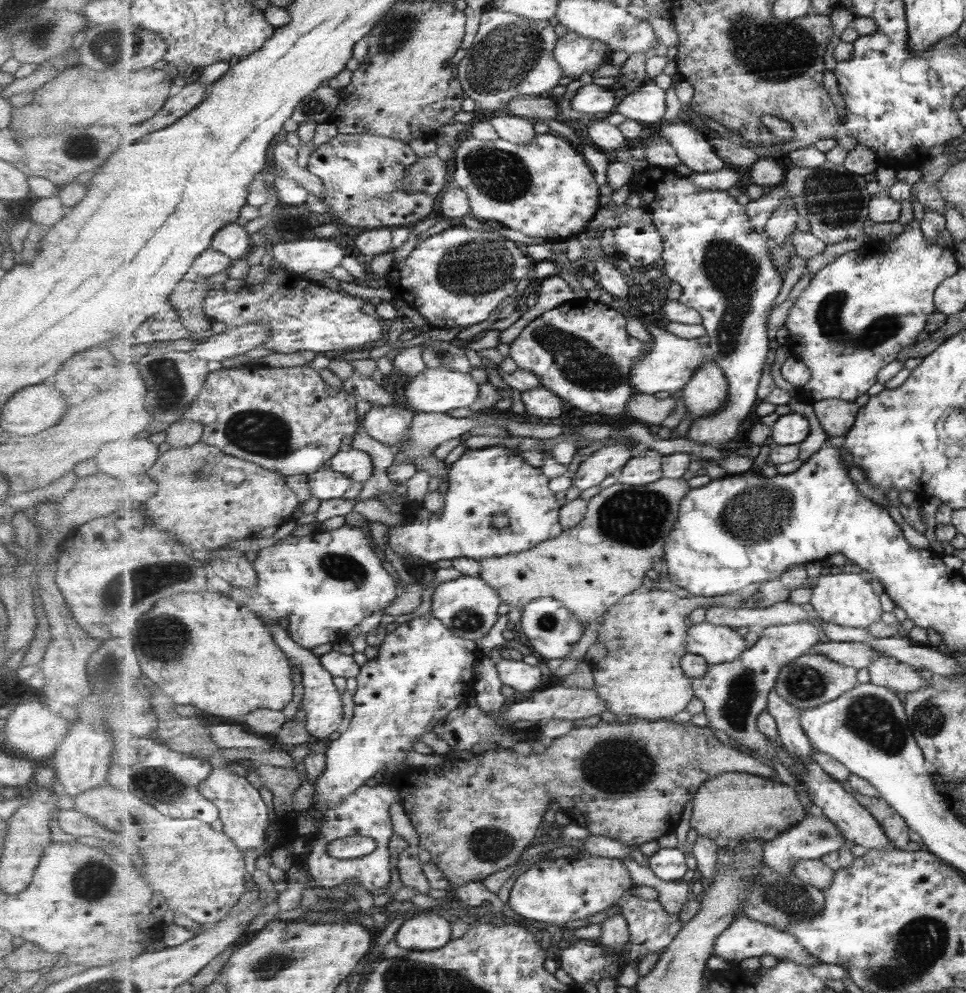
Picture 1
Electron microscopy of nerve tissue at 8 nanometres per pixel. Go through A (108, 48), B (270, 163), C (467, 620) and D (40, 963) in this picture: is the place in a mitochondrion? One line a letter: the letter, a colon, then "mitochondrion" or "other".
A: mitochondrion
B: other
C: mitochondrion
D: other

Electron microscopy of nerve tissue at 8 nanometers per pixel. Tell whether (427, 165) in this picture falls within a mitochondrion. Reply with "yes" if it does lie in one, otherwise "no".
no

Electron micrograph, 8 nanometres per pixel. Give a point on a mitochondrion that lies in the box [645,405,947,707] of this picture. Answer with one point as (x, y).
(755, 515)

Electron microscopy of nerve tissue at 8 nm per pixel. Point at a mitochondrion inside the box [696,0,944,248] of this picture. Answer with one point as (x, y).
(771, 51)

